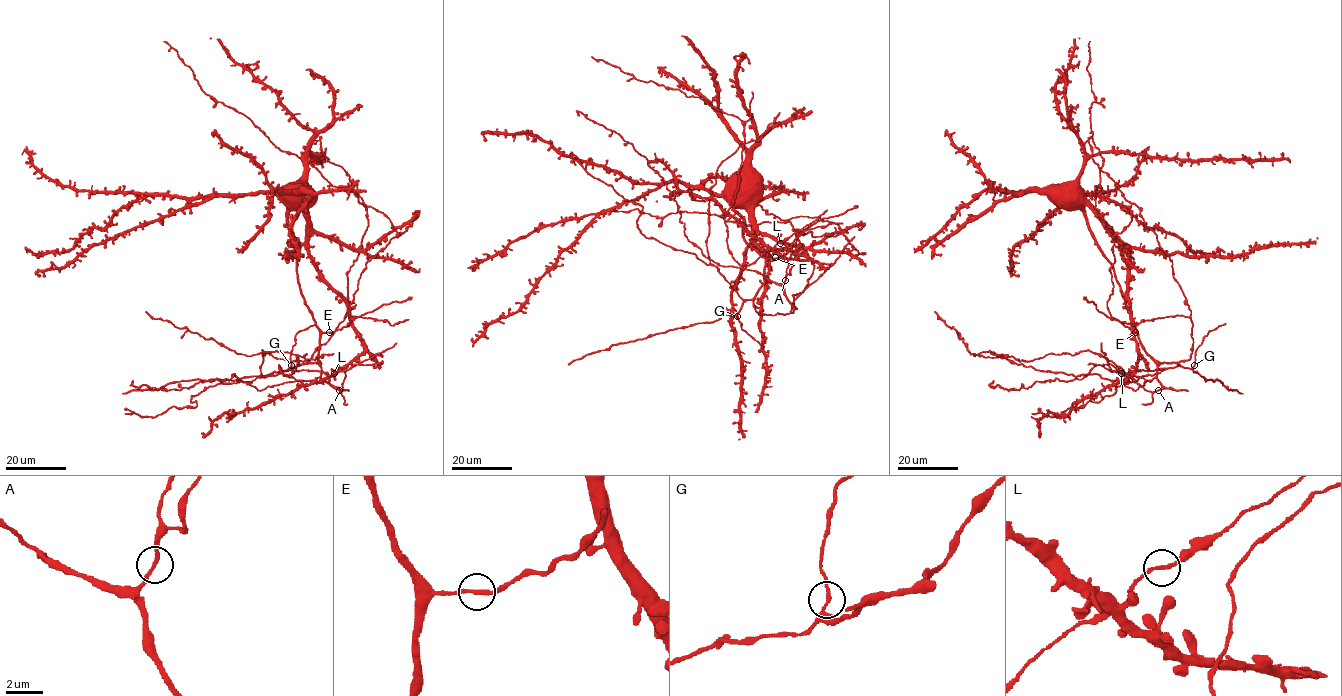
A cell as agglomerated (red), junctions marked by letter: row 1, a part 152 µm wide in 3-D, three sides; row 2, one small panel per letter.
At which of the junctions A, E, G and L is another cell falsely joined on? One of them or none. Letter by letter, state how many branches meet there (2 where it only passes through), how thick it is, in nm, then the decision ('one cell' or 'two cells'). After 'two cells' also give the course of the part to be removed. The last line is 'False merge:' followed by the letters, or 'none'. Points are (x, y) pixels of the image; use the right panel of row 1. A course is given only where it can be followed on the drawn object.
A: branches 2; calibre 190 nm; one cell
E: branches 2; calibre 190 nm; one cell
G: branches 2; calibre 180 nm; one cell
L: branches 2; calibre 170 nm; one cell
False merge: none

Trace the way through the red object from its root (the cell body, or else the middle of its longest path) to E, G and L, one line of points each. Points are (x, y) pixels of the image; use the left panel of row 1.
E: (302, 194), (292, 200), (288, 214), (298, 245), (298, 283), (315, 324), (330, 332)
G: (302, 194), (292, 200), (288, 224), (298, 245), (298, 283), (319, 331), (319, 352), (318, 363), (291, 365)
L: (302, 194), (295, 200), (304, 206), (311, 259), (345, 302), (363, 347), (359, 354), (333, 373)

